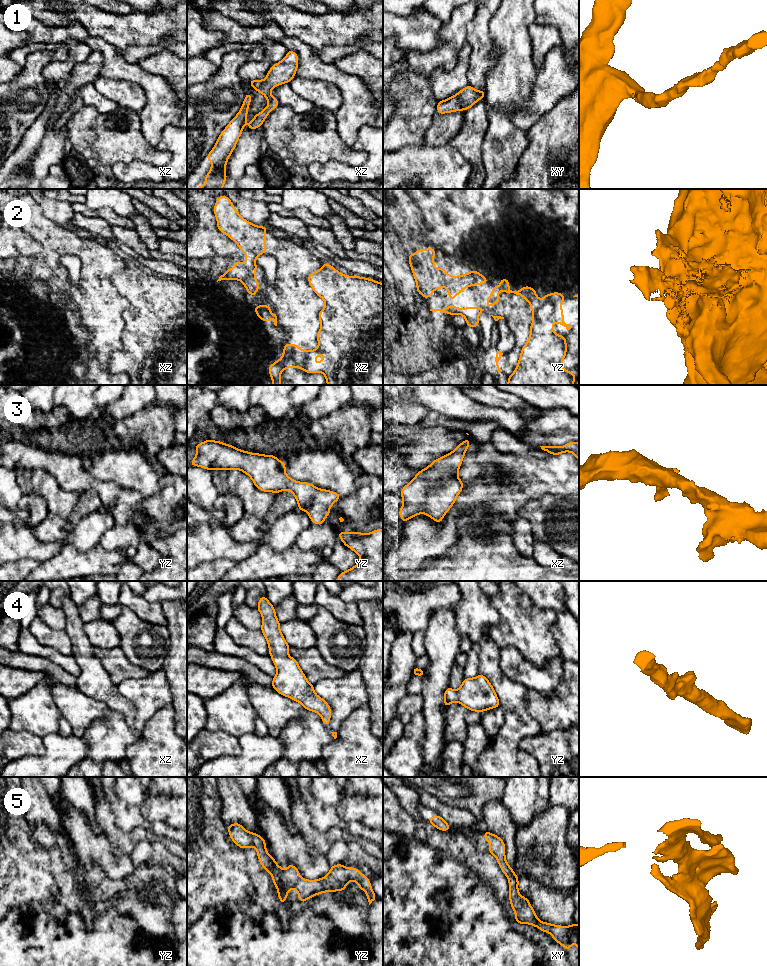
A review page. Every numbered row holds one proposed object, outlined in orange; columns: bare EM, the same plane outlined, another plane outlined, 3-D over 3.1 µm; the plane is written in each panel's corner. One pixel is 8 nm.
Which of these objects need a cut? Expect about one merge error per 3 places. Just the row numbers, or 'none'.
2

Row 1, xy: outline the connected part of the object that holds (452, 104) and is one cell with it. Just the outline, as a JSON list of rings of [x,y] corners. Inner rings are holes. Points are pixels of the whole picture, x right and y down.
[[[468,85],[452,97],[438,101],[437,113],[445,114],[459,110],[466,111],[482,98],[485,99],[483,90],[478,91]]]

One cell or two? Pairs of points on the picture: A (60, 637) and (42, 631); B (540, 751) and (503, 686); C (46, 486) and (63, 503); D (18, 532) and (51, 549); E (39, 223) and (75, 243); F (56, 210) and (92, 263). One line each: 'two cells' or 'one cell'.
A: one cell
B: two cells
C: one cell
D: one cell
E: one cell
F: two cells

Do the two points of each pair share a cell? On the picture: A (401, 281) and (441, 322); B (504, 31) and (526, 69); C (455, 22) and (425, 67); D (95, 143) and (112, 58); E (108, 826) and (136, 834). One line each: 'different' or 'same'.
A: different
B: same
C: same
D: different
E: same

